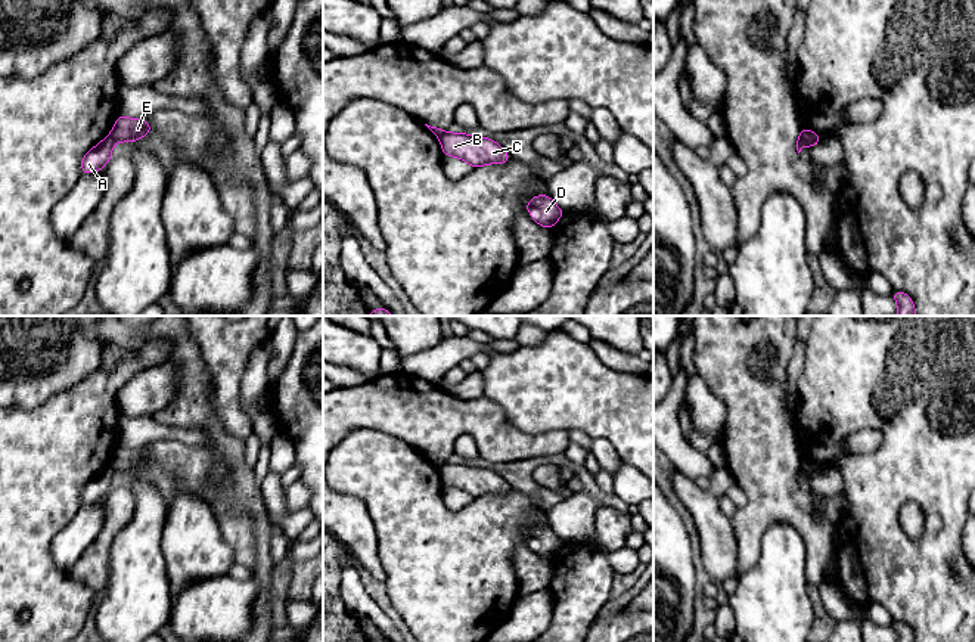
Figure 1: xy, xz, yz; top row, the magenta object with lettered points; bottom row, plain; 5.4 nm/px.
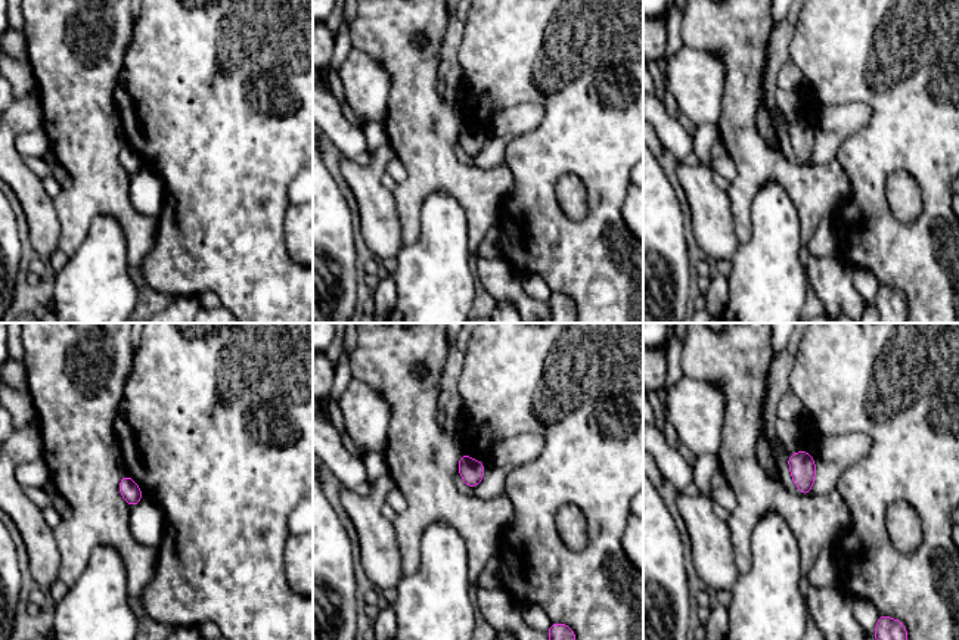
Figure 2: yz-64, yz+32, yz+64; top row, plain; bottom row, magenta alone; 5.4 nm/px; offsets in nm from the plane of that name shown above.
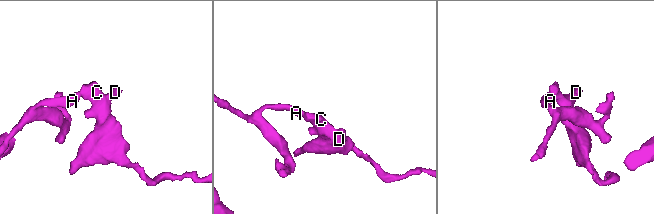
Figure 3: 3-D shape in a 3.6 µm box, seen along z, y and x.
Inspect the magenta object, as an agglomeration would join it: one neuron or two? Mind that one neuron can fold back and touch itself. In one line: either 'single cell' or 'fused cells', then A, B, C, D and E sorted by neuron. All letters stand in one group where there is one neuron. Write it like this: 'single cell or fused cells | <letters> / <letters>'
fused cells | A / B C D E

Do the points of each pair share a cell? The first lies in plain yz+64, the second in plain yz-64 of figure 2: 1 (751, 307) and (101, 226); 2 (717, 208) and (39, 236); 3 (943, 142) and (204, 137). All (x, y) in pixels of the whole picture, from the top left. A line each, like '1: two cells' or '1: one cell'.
1: one cell
2: one cell
3: one cell

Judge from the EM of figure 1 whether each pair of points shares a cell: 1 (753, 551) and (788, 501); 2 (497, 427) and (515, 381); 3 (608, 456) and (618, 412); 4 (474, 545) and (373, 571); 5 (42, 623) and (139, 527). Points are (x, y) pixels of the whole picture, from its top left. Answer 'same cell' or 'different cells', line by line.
1: same cell
2: different cells
3: different cells
4: different cells
5: different cells

